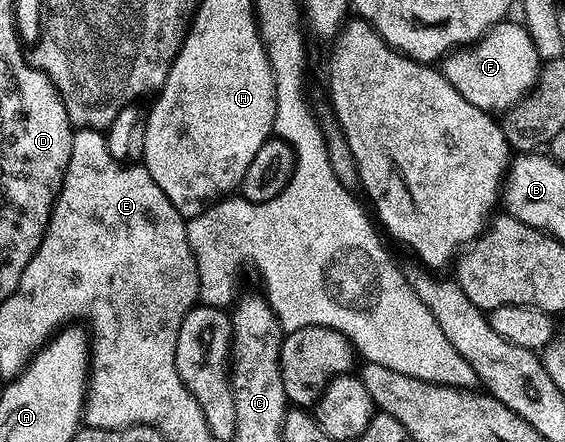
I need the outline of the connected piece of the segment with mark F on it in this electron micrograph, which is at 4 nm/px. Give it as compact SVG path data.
M509 22L496 23L476 43L450 51L448 55L444 56L439 67L441 74L445 75L447 81L451 81L451 85L455 85L455 89L463 96L463 101L471 101L471 105L490 113L504 113L519 102L524 95L529 94L533 90L533 84L537 82L537 76L543 66L541 55L532 43L528 29L520 22Z

